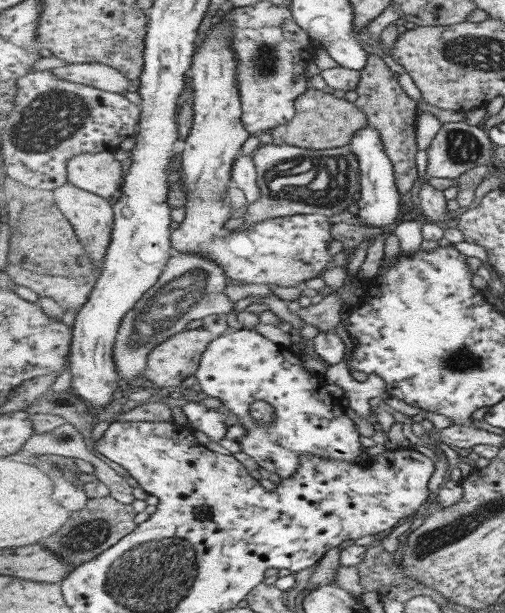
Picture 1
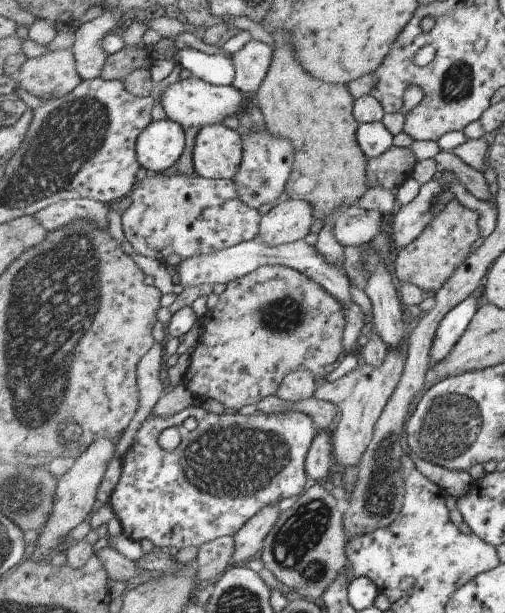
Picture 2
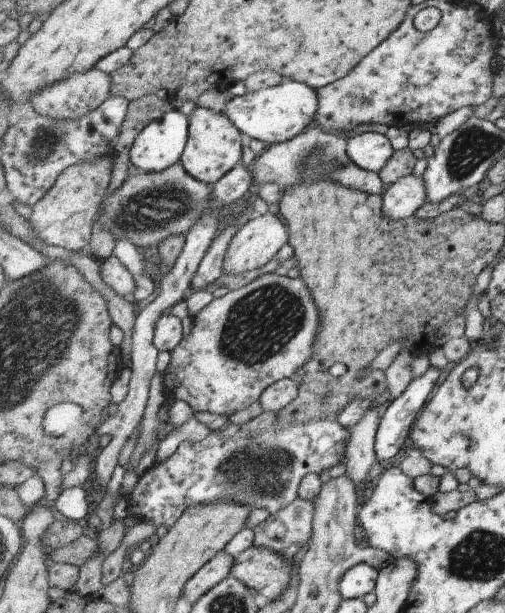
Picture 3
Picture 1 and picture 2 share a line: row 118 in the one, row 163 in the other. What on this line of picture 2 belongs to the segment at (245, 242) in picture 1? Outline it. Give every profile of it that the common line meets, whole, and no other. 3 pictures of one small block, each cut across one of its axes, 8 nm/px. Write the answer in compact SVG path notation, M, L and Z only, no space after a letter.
M221 124L202 127L195 138L193 170L208 179L235 180L242 168L241 132Z

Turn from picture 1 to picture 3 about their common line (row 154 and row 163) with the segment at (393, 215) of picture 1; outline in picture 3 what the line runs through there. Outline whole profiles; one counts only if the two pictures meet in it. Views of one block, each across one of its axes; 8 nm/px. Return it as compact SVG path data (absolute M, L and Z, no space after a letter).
M377 132L362 133L351 137L348 154L355 164L368 171L379 173L395 154L391 139Z

